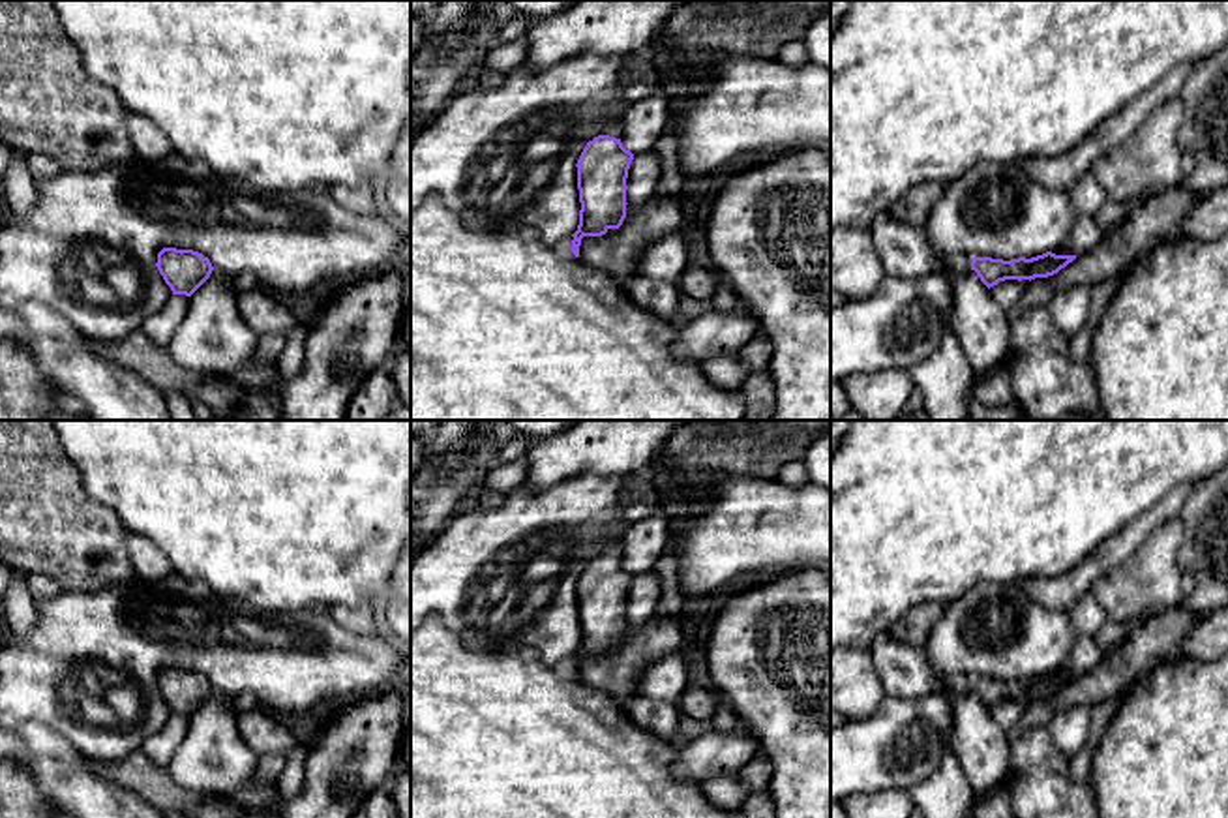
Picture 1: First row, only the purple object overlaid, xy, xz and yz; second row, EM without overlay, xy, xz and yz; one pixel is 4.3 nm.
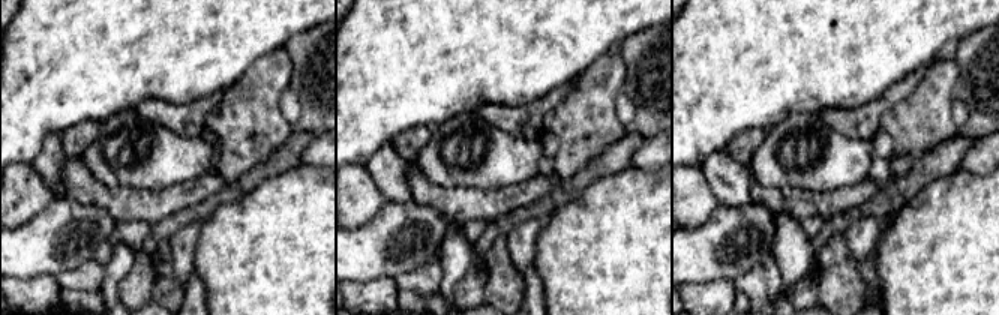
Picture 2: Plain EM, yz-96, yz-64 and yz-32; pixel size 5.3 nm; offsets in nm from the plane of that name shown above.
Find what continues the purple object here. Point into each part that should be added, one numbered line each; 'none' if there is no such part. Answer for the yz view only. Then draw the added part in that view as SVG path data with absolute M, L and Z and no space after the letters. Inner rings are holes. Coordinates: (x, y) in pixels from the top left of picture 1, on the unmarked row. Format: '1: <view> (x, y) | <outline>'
1: yz (958, 683) | M936 672L936 677L952 692L966 694L971 690L971 677L960 675L960 674L939 674Z

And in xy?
none

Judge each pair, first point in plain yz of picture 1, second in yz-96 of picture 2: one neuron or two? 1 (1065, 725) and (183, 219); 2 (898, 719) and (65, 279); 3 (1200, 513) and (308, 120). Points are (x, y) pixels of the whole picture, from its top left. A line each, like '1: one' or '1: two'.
1: two
2: two
3: one

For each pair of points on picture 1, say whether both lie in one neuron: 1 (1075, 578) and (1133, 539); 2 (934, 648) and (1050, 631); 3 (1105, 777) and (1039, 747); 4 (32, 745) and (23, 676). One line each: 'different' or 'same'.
1: same
2: same
3: different
4: different

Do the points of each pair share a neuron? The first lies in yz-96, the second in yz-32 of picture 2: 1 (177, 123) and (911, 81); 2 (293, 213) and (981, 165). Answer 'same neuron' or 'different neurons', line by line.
1: same neuron
2: different neurons

